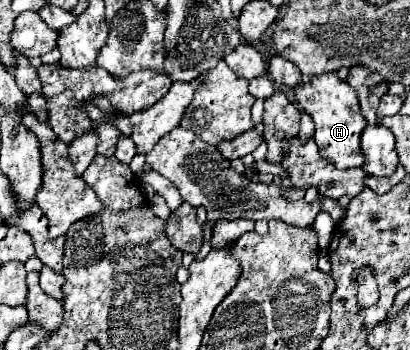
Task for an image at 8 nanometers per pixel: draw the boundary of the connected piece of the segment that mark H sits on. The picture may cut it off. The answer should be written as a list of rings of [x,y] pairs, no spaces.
[[[324,72],[318,76],[310,76],[302,84],[294,88],[294,100],[300,104],[300,108],[312,116],[316,124],[314,140],[322,150],[322,156],[328,160],[334,160],[336,168],[356,168],[364,164],[364,158],[360,154],[360,134],[366,126],[366,120],[360,114],[358,96],[350,88],[350,84],[342,82],[336,72]]]

